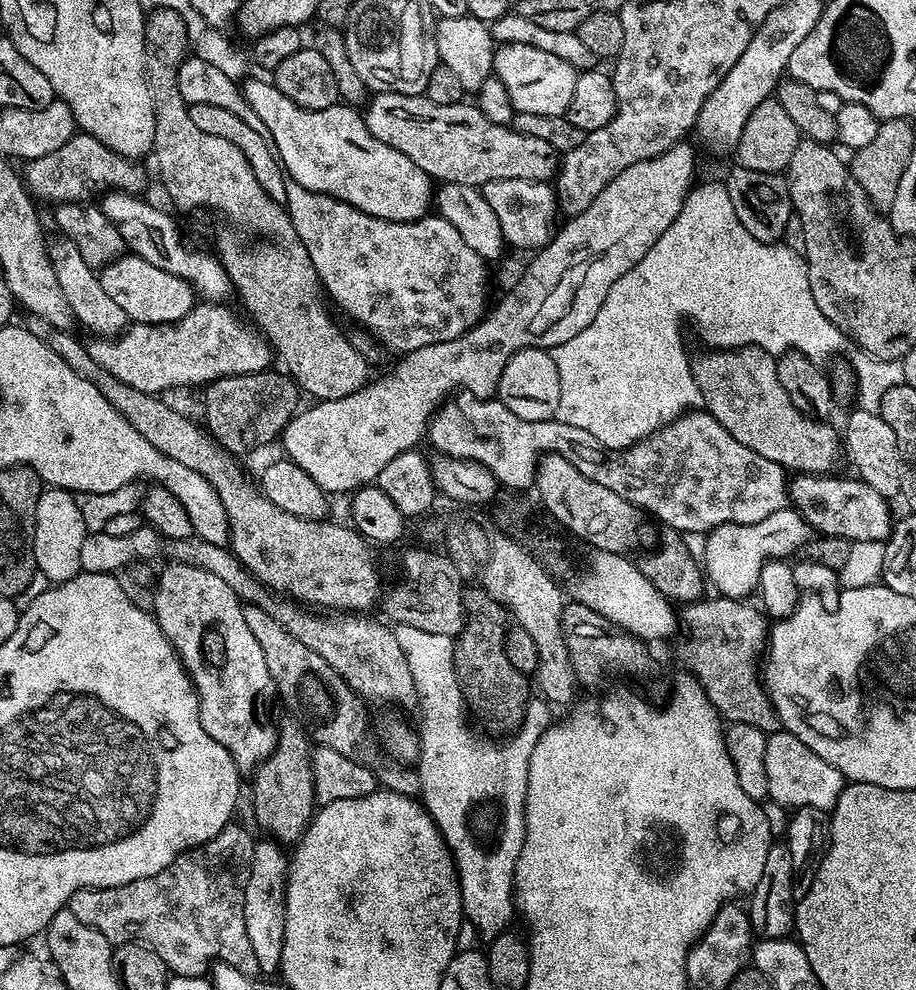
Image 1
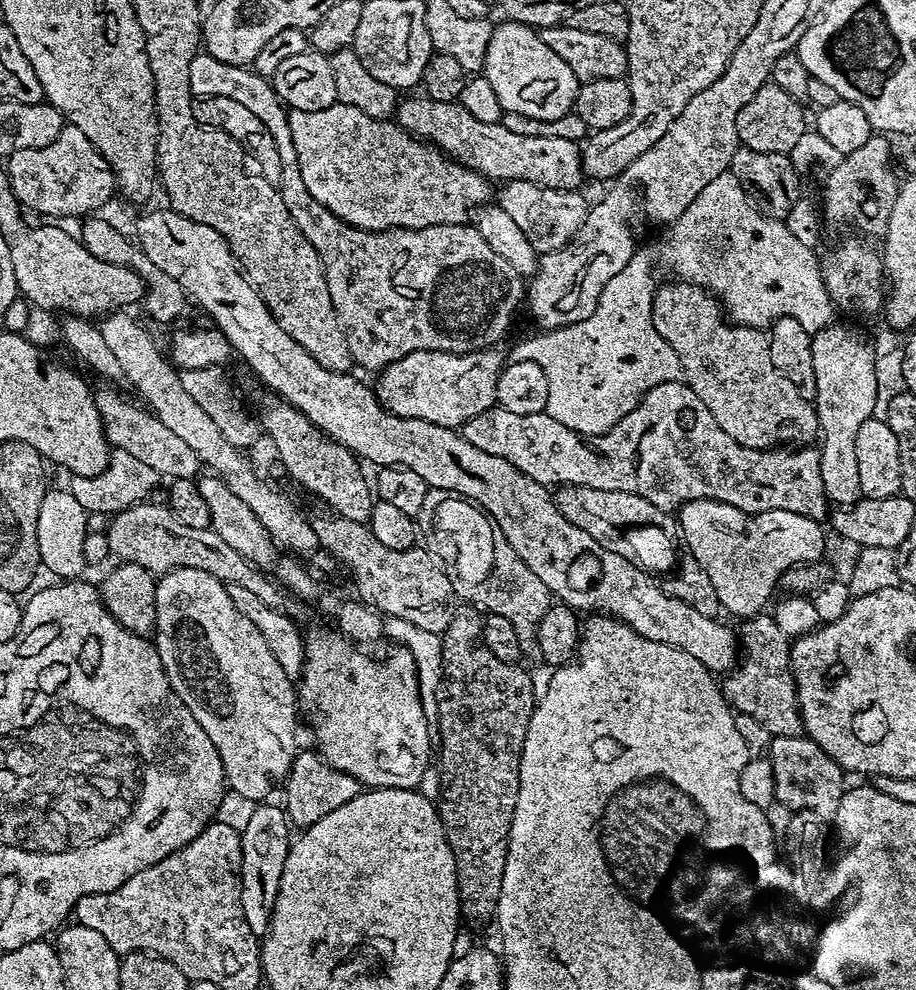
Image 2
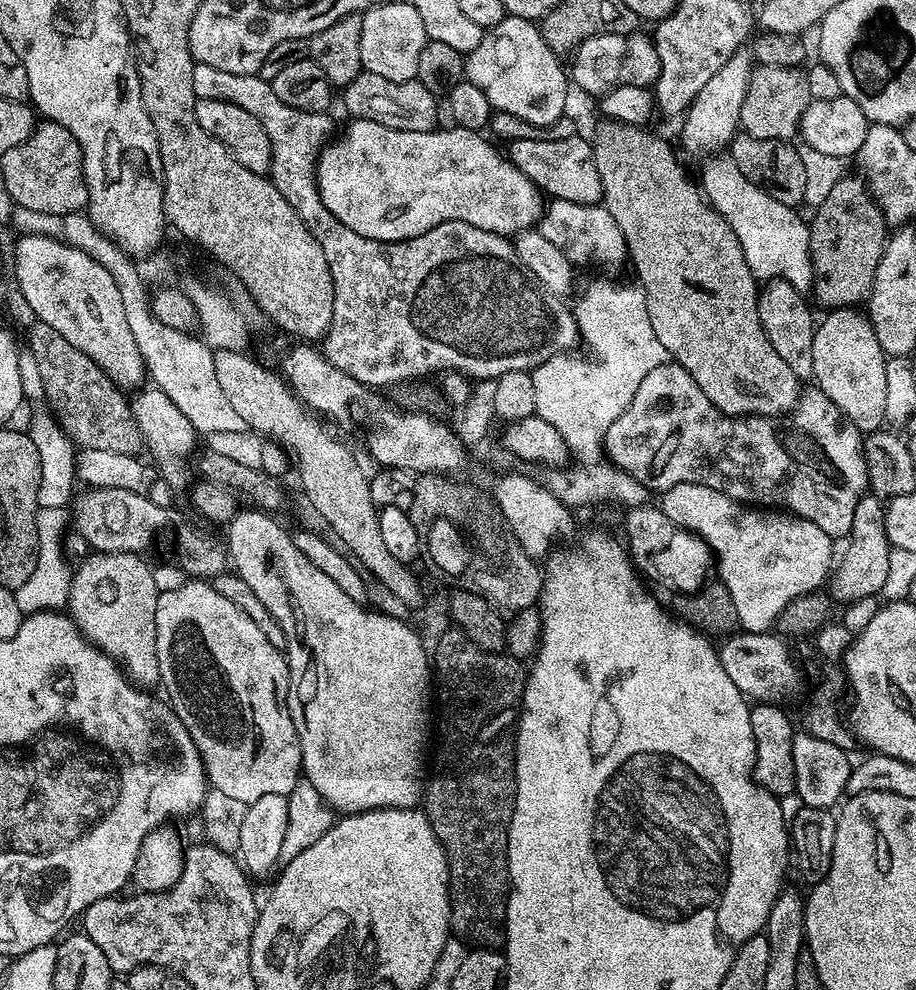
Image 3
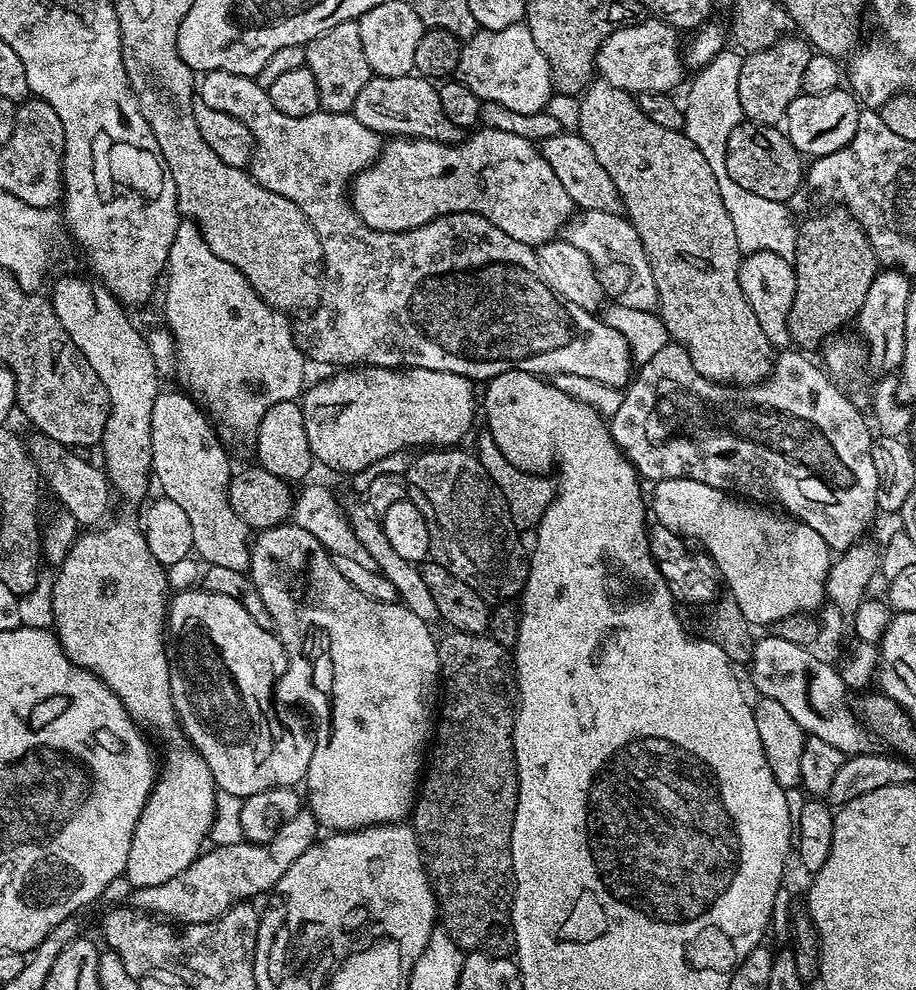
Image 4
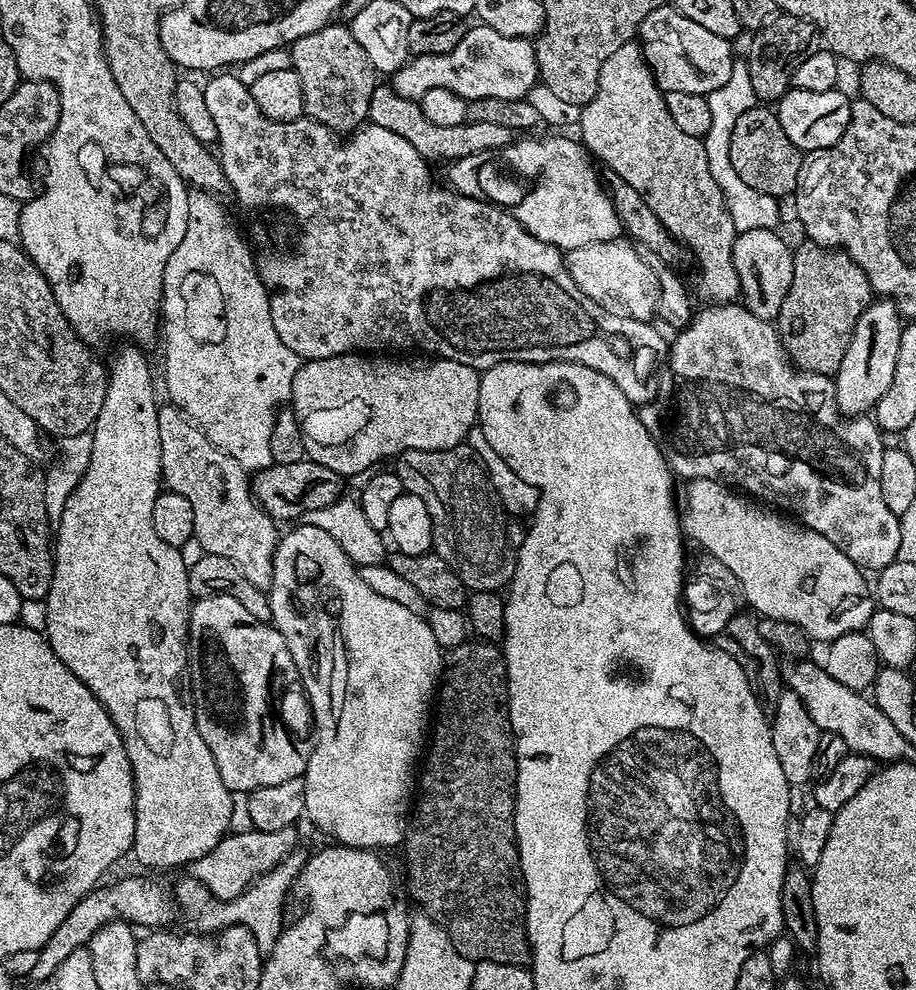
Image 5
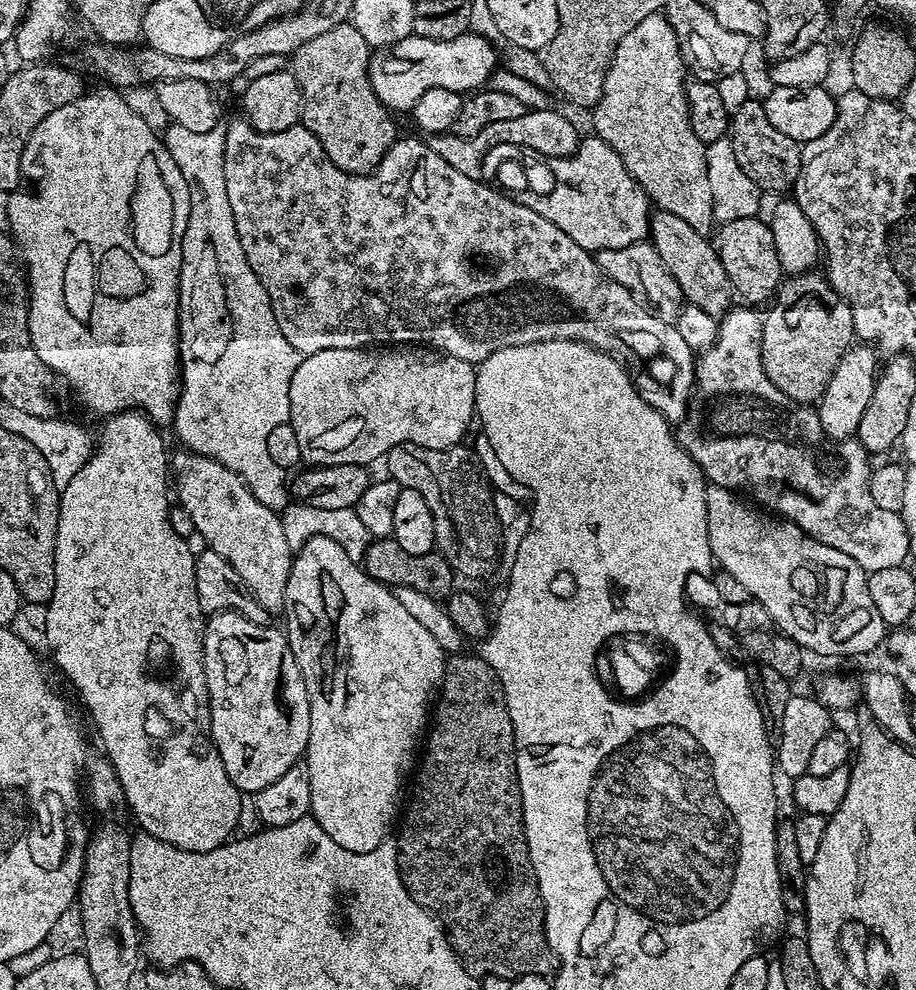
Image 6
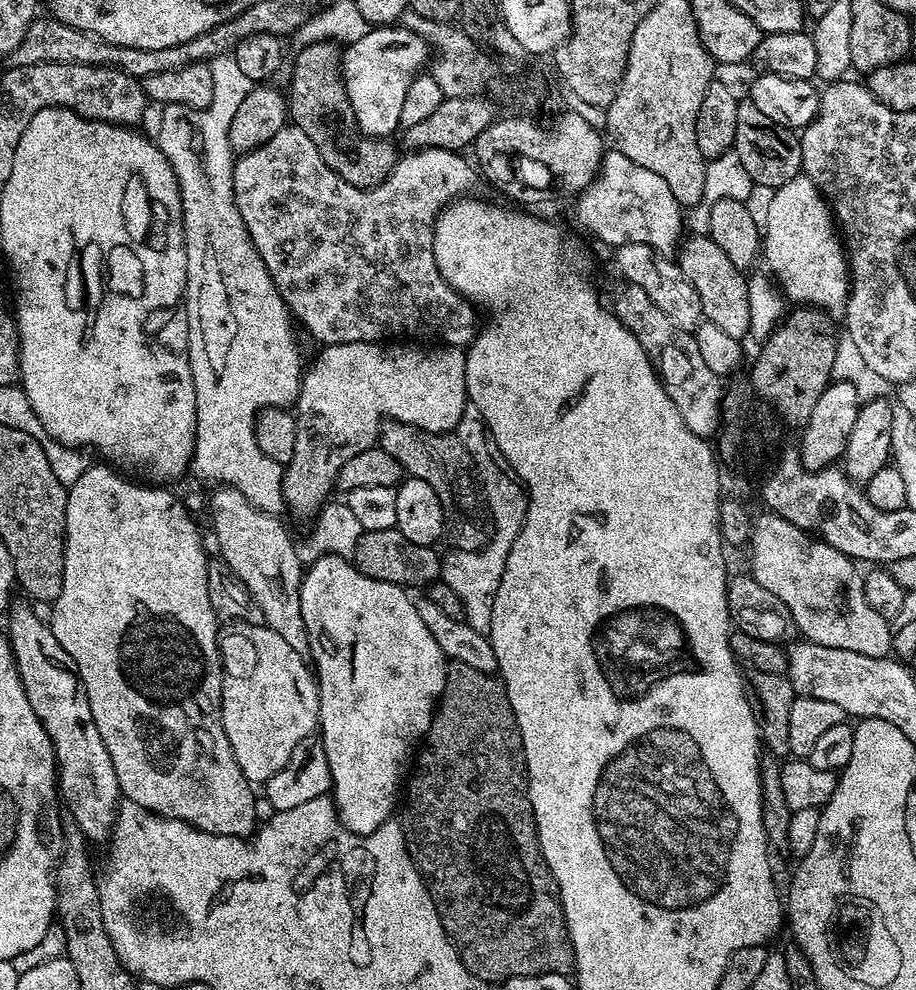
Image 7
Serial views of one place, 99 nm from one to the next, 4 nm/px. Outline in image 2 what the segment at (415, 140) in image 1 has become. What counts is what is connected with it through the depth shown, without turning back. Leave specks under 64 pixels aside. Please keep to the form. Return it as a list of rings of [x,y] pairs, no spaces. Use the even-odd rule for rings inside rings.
[[[417,94],[413,100],[399,101],[394,120],[417,140],[433,144],[448,159],[474,170],[480,176],[488,177],[492,182],[525,180],[534,182],[539,188],[557,188],[563,192],[571,192],[579,189],[580,180],[585,179],[584,163],[580,157],[582,148],[577,141],[570,138],[538,138],[530,134],[514,134],[506,130],[502,122],[478,122],[478,118],[471,117],[459,102],[447,104]]]

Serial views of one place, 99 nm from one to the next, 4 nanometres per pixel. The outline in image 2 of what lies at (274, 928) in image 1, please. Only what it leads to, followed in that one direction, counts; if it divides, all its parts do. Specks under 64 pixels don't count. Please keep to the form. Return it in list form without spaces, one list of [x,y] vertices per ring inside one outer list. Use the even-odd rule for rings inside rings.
[[[260,802],[248,816],[244,828],[239,829],[242,842],[242,870],[240,871],[240,897],[242,914],[246,914],[246,926],[250,926],[257,938],[263,937],[278,898],[278,882],[282,880],[282,866],[286,866],[290,847],[290,821],[285,809],[269,802]]]

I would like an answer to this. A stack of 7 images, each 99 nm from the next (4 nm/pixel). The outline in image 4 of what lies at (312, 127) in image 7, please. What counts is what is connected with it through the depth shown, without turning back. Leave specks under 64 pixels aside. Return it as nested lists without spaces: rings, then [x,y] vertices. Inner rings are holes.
[[[356,20],[342,22],[303,45],[303,50],[304,63],[318,84],[321,109],[351,113],[362,86],[366,86],[368,79],[374,75],[370,62],[366,62],[366,50],[362,50],[359,23]]]

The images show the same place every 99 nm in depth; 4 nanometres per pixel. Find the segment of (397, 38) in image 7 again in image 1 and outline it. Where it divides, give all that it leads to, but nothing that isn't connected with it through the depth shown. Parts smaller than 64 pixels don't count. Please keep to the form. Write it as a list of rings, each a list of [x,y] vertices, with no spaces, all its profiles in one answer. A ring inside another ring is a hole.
[[[499,45],[494,54],[492,70],[505,83],[516,112],[562,116],[568,111],[570,98],[574,98],[577,69],[572,68],[570,62],[562,62],[558,54],[546,54],[546,50],[538,50],[538,46]]]

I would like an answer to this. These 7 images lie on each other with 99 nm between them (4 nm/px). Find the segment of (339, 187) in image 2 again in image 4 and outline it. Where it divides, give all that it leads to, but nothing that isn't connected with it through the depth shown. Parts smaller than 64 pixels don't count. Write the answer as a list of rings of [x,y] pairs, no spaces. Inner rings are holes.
[[[484,128],[473,131],[469,136],[472,136],[469,140],[464,138],[455,144],[389,139],[376,163],[351,181],[352,209],[362,218],[362,222],[366,222],[366,226],[379,232],[405,232],[447,212],[479,212],[506,230],[510,238],[518,238],[518,242],[523,244],[539,246],[557,239],[565,225],[573,219],[574,197],[556,173],[552,161],[533,141],[514,134]]]

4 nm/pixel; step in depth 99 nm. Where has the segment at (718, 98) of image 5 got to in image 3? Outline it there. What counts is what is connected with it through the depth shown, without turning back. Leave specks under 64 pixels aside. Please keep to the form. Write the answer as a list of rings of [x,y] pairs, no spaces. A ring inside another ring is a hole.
[[[716,154],[711,157],[712,160],[704,168],[704,184],[702,183],[702,192],[706,197],[707,203],[711,204],[725,222],[730,226],[742,246],[742,254],[750,266],[753,276],[761,281],[767,282],[773,278],[785,280],[794,286],[797,292],[804,294],[812,286],[812,254],[808,250],[808,229],[806,220],[799,216],[796,208],[786,206],[778,202],[778,198],[770,198],[766,190],[754,186],[742,170],[734,162],[730,154]]]

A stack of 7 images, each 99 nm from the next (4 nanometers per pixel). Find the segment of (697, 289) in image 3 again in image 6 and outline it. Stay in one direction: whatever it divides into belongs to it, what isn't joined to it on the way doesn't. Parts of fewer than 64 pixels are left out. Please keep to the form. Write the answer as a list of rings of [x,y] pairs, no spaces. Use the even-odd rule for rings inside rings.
[[[657,14],[642,18],[612,55],[612,64],[606,70],[606,80],[602,86],[602,98],[591,109],[591,131],[601,136],[622,158],[626,170],[642,186],[651,203],[659,211],[678,214],[682,222],[690,222],[694,230],[705,234],[714,228],[712,211],[714,198],[710,194],[710,178],[706,170],[706,145],[694,134],[688,117],[688,93],[684,80],[684,60],[682,42],[674,34],[667,16]]]

